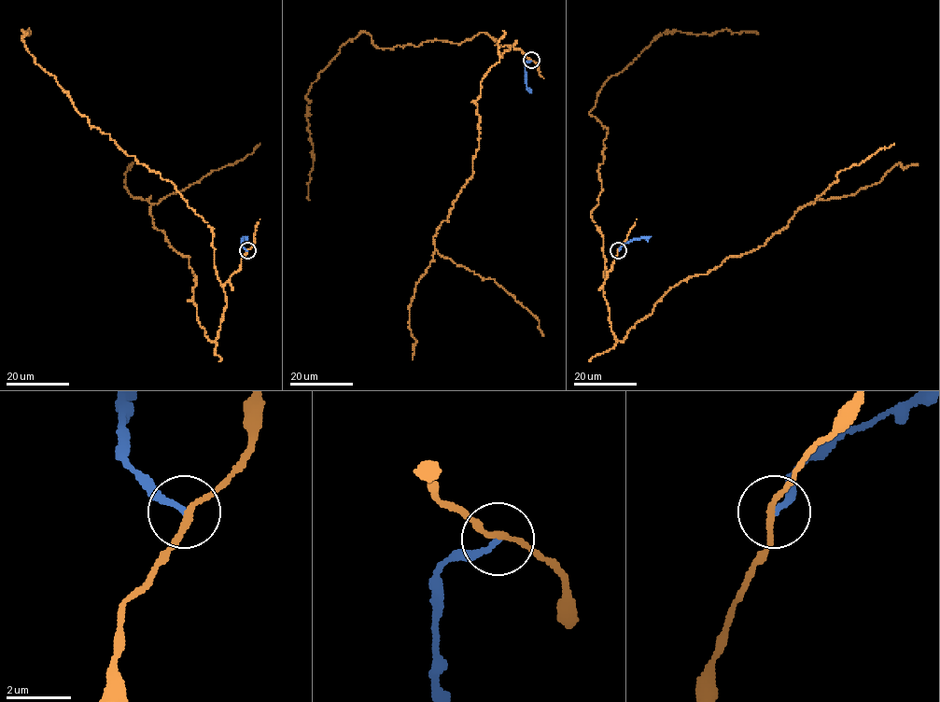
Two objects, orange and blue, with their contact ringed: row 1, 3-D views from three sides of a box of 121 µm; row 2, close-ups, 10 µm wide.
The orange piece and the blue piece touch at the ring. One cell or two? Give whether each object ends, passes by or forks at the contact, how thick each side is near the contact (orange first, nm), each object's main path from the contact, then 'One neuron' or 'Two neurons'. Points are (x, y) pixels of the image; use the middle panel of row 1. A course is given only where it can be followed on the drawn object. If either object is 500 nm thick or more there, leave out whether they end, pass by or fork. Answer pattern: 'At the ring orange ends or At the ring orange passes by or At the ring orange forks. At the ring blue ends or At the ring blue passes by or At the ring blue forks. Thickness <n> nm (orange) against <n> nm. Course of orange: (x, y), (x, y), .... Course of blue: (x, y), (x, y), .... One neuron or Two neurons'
At the ring orange passes by. At the ring blue ends. Thickness 170 nm (orange) against 160 nm. Course of orange: (530, 61), (484, 33), (459, 44), (385, 49), (364, 31), (351, 38), (306, 96), (307, 199). Course of blue: (530, 61), (525, 63), (526, 87), (530, 91). Two neurons

